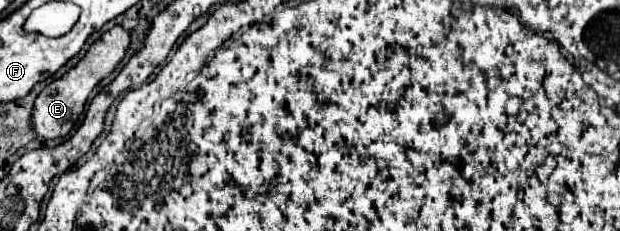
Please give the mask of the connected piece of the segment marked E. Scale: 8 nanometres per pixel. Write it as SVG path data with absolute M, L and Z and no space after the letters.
M114 25L108 33L104 33L96 43L90 45L86 55L80 59L80 63L74 69L70 69L64 77L52 81L48 87L42 89L42 93L38 95L34 103L34 111L32 111L32 125L38 137L58 139L58 137L66 137L72 131L74 123L84 111L84 103L90 91L116 69L116 65L124 59L130 47L130 41L132 41L132 31L122 25Z

